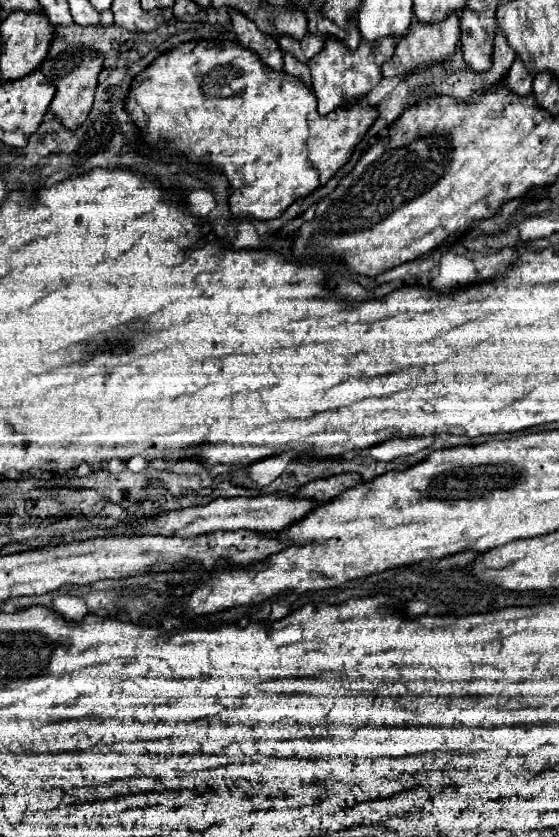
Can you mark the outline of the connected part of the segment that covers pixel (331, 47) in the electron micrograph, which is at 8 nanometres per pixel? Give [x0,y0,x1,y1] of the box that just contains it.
[308,37,396,115]

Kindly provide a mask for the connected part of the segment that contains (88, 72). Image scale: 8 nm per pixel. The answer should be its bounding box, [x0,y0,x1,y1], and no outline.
[40,47,102,129]

